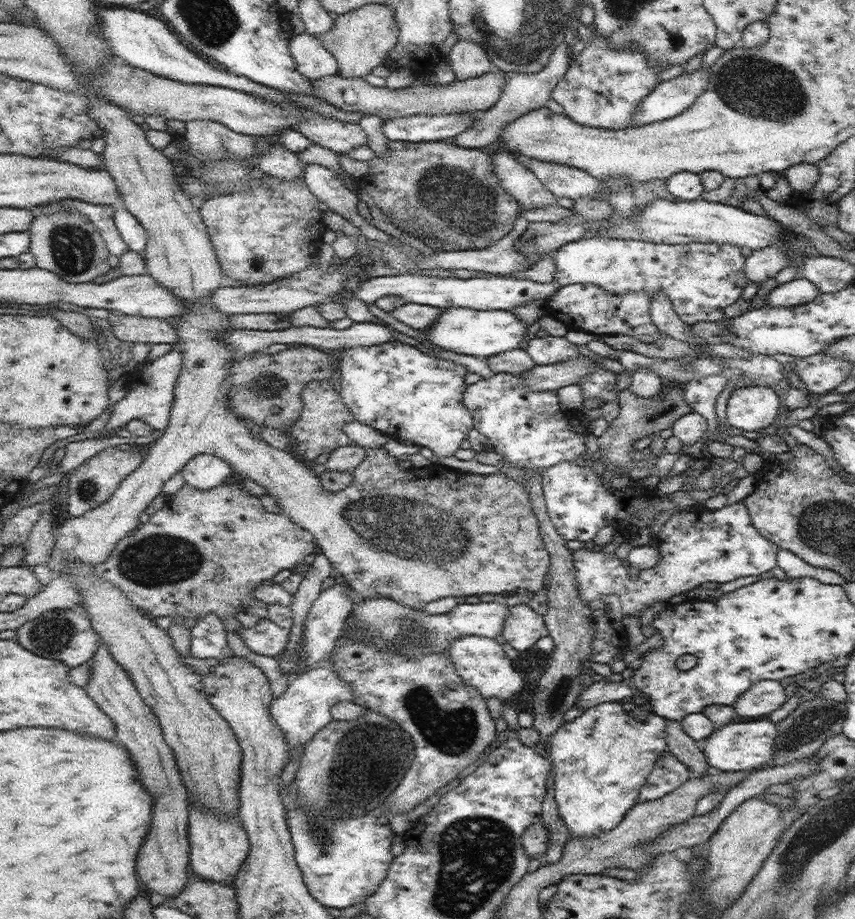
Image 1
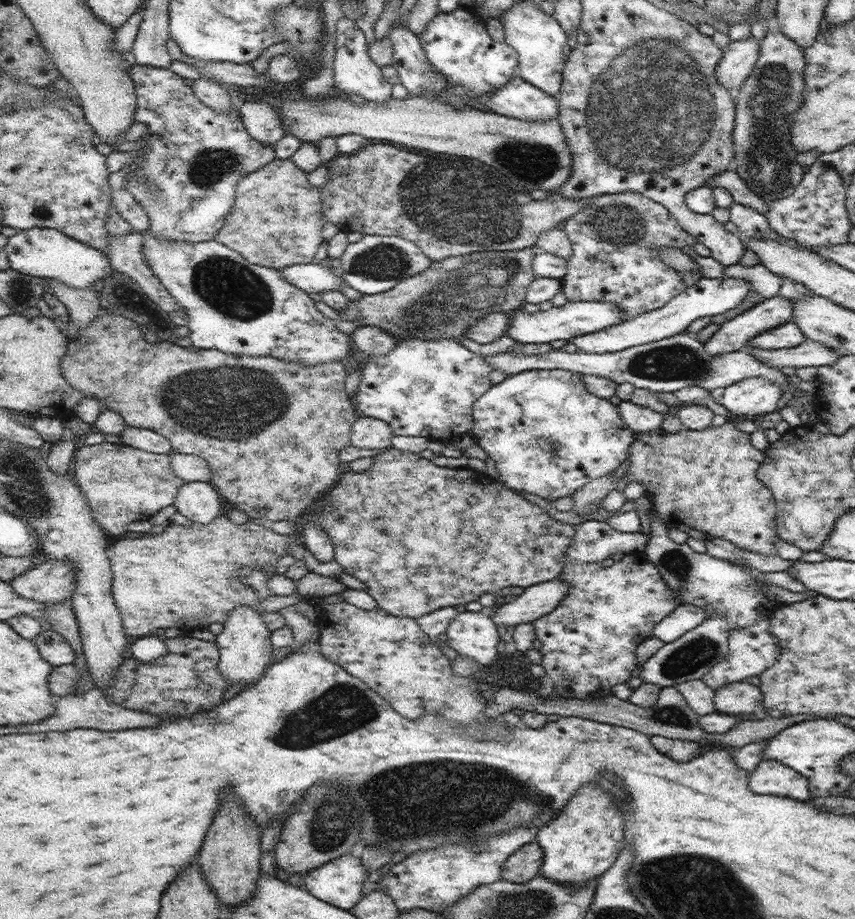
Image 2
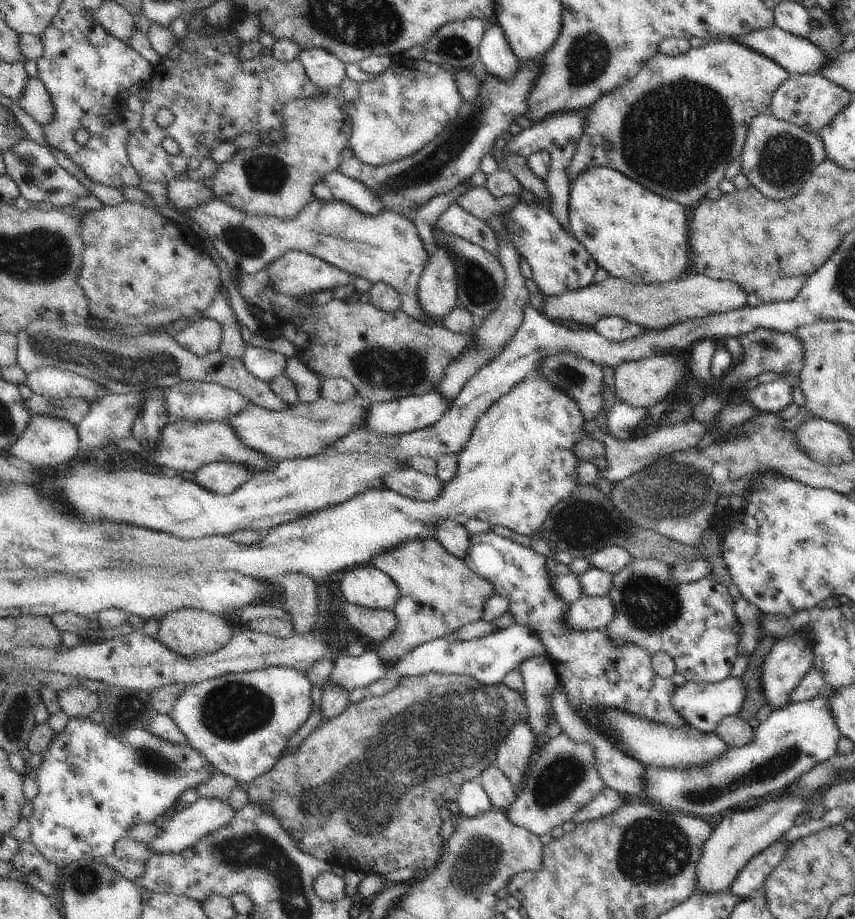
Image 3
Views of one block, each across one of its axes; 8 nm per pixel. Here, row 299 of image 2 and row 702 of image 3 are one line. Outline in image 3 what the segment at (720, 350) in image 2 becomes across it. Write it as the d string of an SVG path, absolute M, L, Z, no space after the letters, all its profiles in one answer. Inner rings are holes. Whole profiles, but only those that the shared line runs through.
M797 632L797 634L791 634L787 638L775 642L773 650L767 654L767 658L763 662L763 672L761 672L761 686L763 686L765 704L771 704L773 712L787 706L789 694L795 690L795 686L811 670L813 658L815 658L815 654L813 654L813 642L809 640L807 632Z

